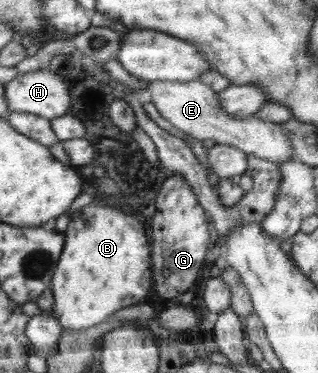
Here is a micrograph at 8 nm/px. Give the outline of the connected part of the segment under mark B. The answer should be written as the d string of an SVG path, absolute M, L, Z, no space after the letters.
M94 200L69 216L64 253L57 264L50 290L54 297L53 317L61 322L63 330L79 330L110 319L116 311L140 304L152 287L154 273L151 271L149 227L140 223L136 215L123 211L113 200L103 202L103 205Z

